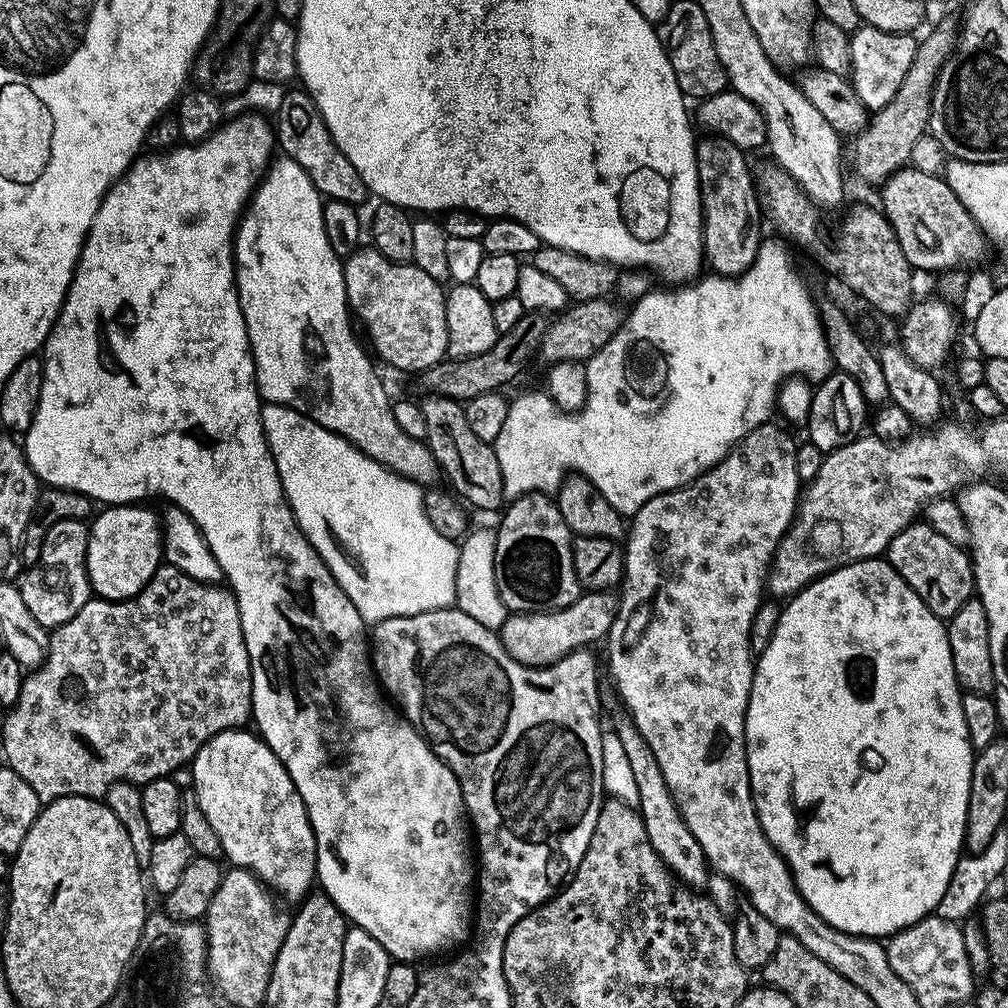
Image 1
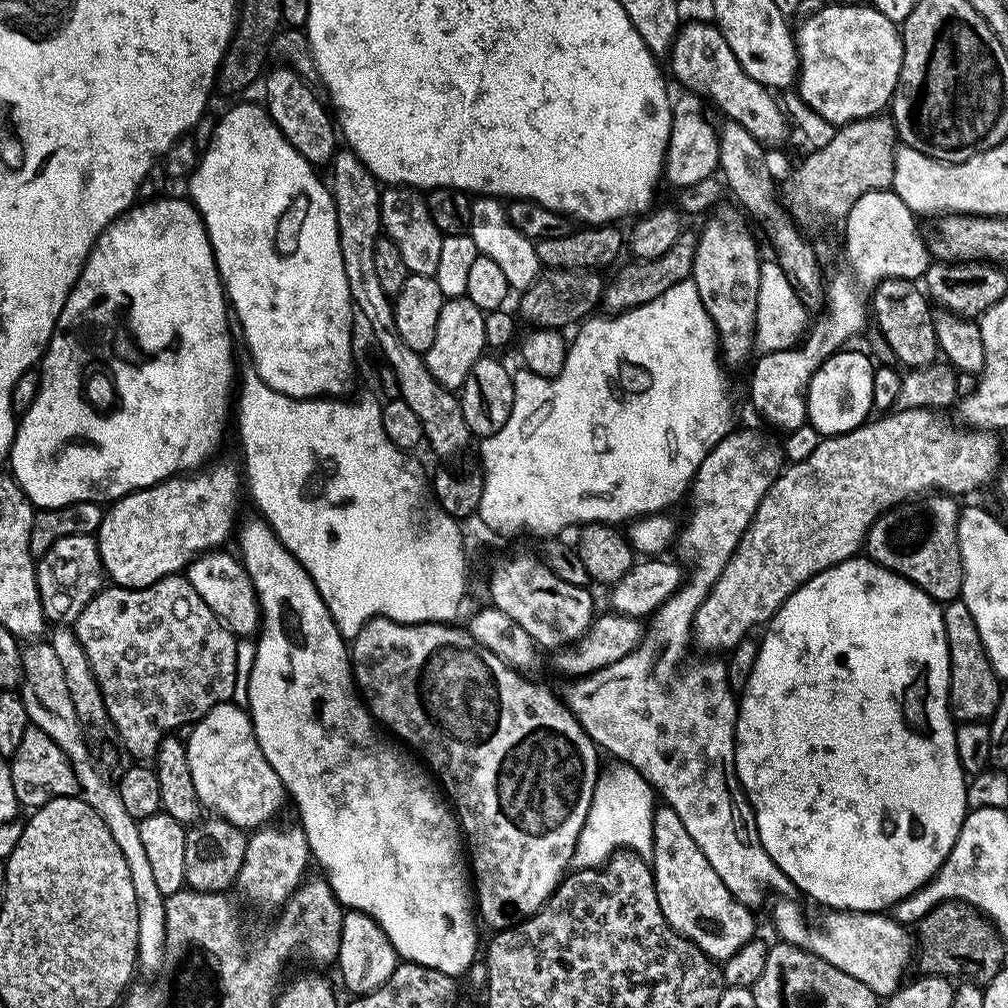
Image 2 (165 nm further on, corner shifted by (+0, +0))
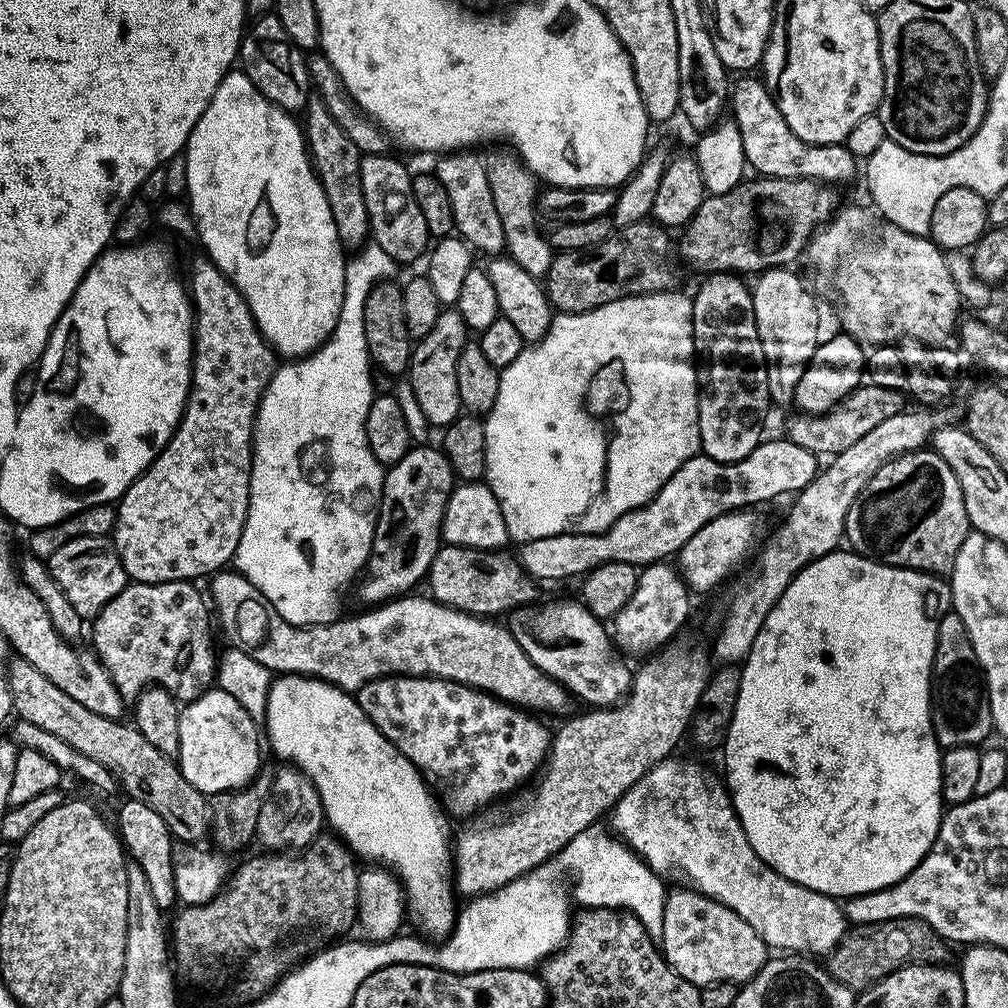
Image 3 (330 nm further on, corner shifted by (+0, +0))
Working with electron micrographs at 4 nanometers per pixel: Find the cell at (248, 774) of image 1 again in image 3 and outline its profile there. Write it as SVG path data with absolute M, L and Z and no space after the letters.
M219 686L205 690L196 700L187 701L180 709L178 722L178 763L186 782L205 794L247 788L261 771L262 732L256 728L258 722L243 709L242 703Z

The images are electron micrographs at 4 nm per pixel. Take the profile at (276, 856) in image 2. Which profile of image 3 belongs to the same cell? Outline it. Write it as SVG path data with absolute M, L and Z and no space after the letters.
M284 766L280 773L272 776L272 785L268 791L268 797L262 802L262 810L258 814L258 826L256 827L256 840L261 844L261 849L267 850L272 854L284 854L289 850L303 850L321 835L325 827L324 807L320 801L318 790L314 782L305 772L300 771L295 766Z

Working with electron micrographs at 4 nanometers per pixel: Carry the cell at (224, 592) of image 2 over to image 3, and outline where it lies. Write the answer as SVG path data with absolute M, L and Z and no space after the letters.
M221 570L215 573L211 580L210 600L214 605L214 616L218 621L219 631L221 628L228 635L227 643L231 647L244 651L273 674L313 676L316 680L325 680L327 684L333 684L343 692L353 694L366 682L381 680L383 676L439 676L441 680L467 684L470 688L481 689L505 702L523 706L528 710L560 708L564 704L564 686L551 676L540 672L538 666L530 662L522 646L512 637L511 631L505 625L503 628L495 619L472 616L468 612L448 608L427 595L405 594L371 610L360 610L364 612L358 613L357 616L345 615L333 620L331 624L301 626L283 620L278 610L270 606L268 599L239 572Z

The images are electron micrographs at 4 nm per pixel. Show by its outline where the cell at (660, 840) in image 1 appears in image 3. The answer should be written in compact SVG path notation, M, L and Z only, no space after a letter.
M691 886L683 887L673 892L671 889L664 898L662 934L658 938L664 959L679 976L686 978L686 982L697 986L740 986L751 980L770 956L764 939L756 933L754 926L750 926L750 922L746 922L746 918L738 918L734 910Z

